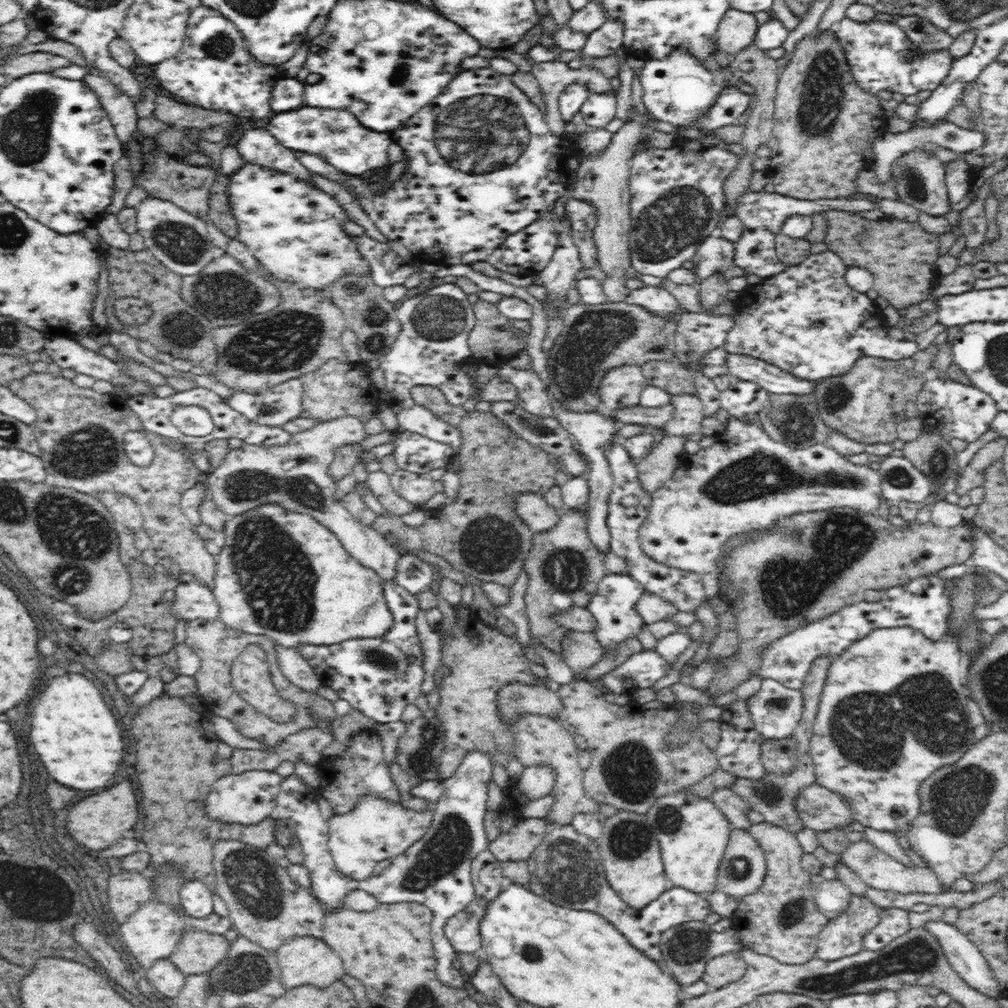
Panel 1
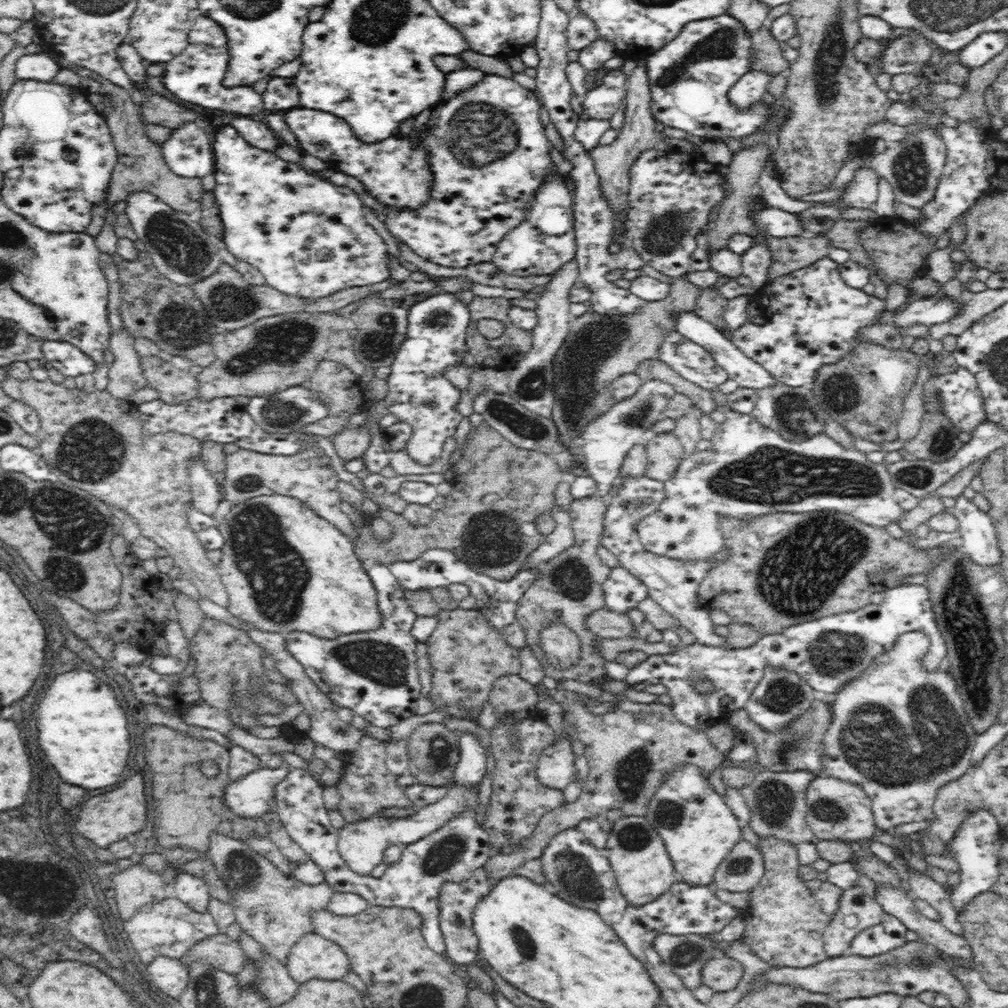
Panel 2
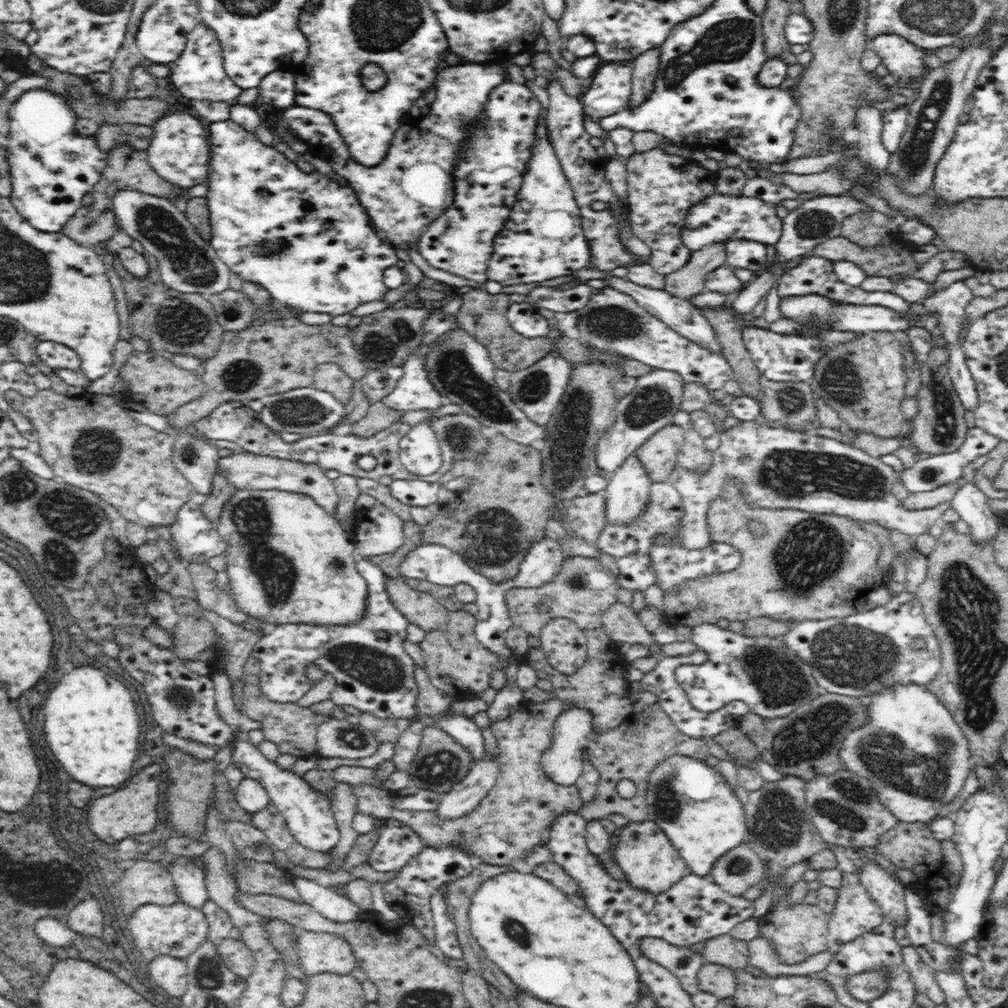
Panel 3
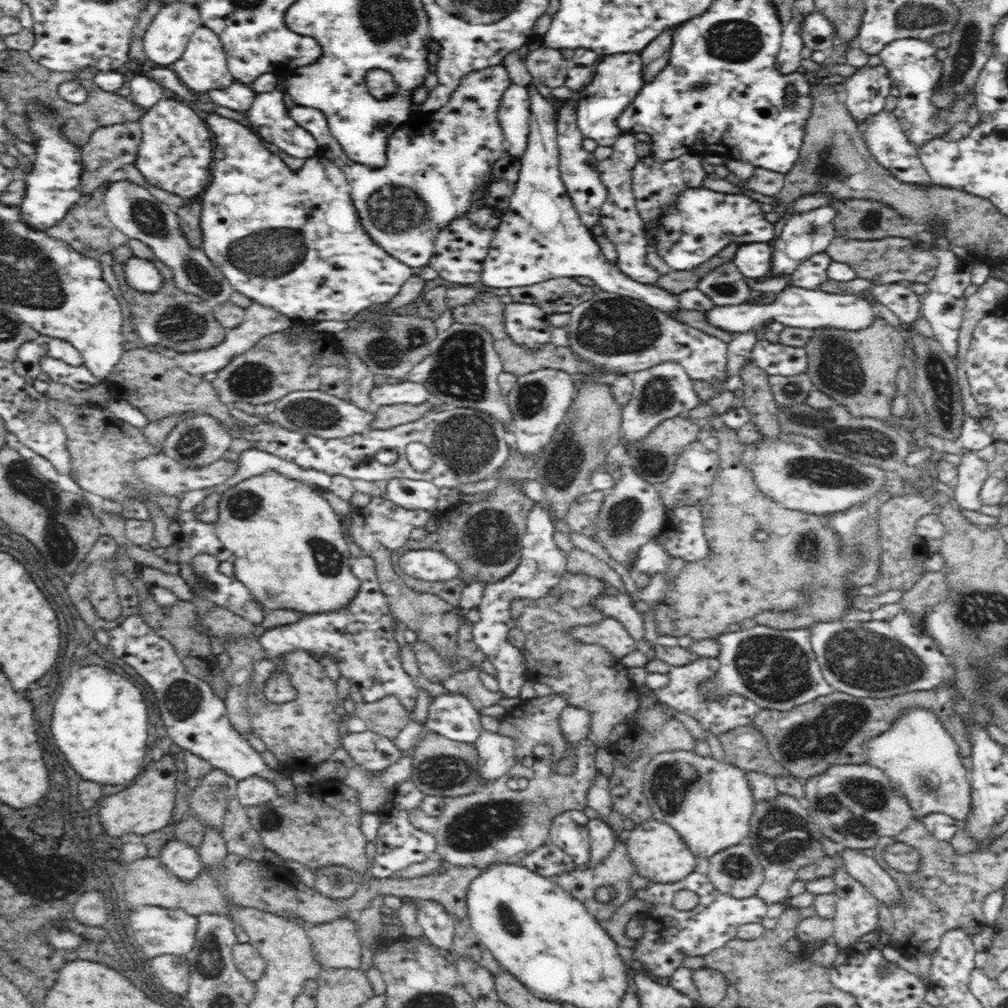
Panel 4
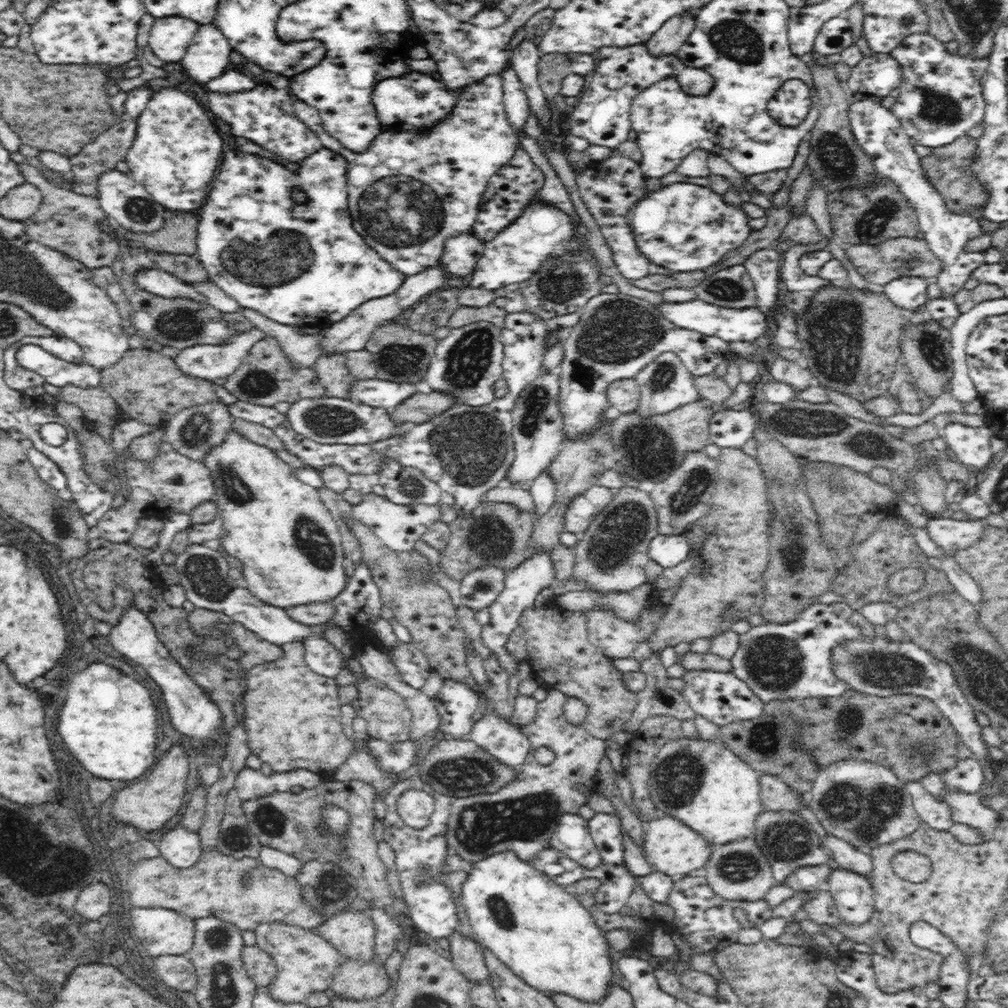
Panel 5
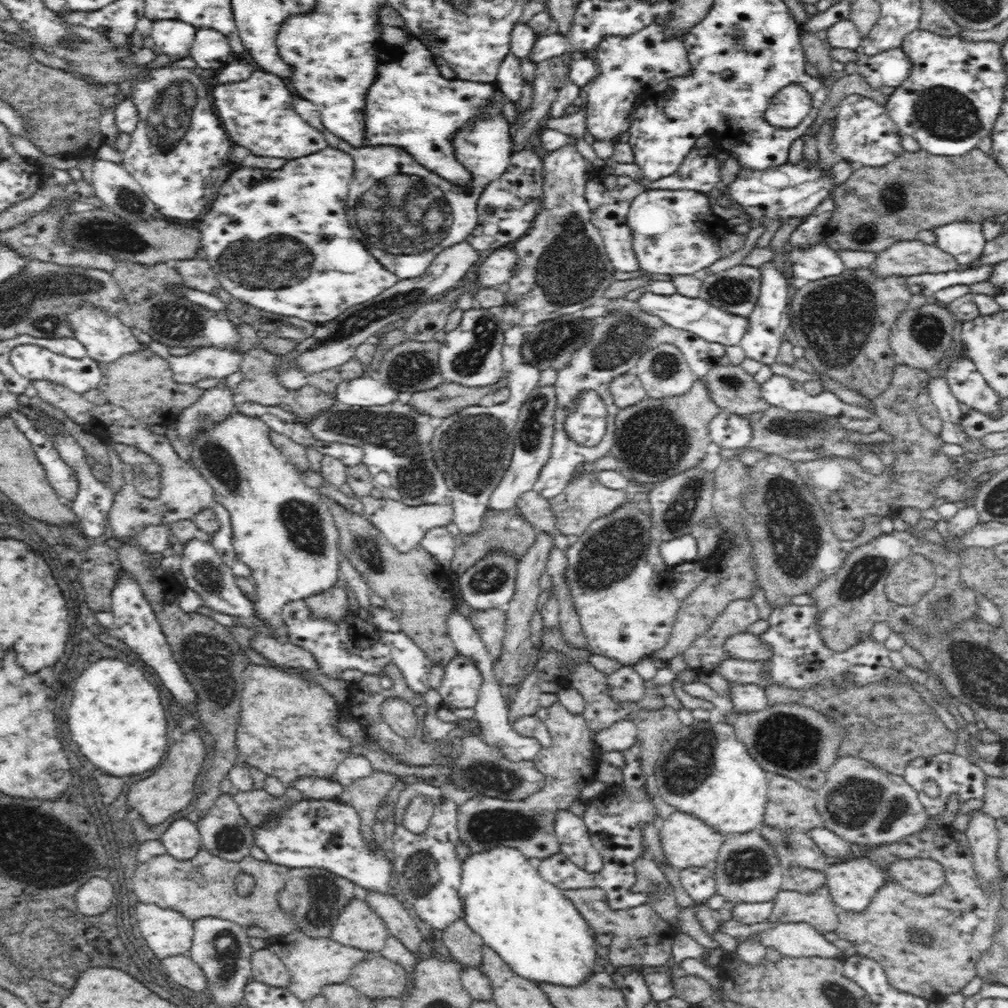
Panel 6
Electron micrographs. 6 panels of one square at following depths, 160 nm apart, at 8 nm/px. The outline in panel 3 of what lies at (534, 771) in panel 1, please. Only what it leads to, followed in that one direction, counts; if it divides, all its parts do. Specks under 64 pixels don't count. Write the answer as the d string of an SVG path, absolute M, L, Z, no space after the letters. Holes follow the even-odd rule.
M573 707L558 716L553 726L552 744L550 748L543 752L540 759L540 765L545 771L545 776L548 780L562 786L575 784L583 771L584 761L582 761L582 754L584 754L591 741L592 732L593 718L592 712L589 710Z

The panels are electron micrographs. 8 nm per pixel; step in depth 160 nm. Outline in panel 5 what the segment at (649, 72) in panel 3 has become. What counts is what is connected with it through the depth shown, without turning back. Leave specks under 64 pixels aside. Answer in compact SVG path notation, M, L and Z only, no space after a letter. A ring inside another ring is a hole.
M686 13L668 19L662 24L662 28L659 28L650 37L650 40L645 42L648 52L652 56L677 54L692 29L696 26L695 19L696 15L688 15Z

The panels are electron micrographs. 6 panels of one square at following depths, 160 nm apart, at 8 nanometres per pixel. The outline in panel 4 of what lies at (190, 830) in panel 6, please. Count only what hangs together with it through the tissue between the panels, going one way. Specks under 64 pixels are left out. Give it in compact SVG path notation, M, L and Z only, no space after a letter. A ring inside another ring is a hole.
M176 838L162 848L158 859L180 880L194 880L204 868L197 850Z

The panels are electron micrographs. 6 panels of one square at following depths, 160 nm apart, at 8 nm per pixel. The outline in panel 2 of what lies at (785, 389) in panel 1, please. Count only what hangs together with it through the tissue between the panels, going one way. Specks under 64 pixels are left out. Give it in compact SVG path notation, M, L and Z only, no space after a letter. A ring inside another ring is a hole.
M694 311L676 314L676 316L674 316L674 323L676 323L676 331L689 340L692 340L692 342L700 344L707 352L710 352L718 366L726 371L728 377L736 381L740 387L756 390L780 384L774 376L770 375L770 372L768 372L762 364L746 356L744 352L741 352L737 346L729 340L728 336L722 334L711 322L704 320L704 318L698 316Z

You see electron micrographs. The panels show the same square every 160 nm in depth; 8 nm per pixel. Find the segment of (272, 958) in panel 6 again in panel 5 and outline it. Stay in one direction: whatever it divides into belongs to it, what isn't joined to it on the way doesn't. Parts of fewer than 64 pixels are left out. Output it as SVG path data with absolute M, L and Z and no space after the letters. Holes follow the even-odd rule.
M257 944L244 945L241 950L241 961L243 968L257 988L270 986L269 984L276 976L277 968L272 957L265 950L262 950Z

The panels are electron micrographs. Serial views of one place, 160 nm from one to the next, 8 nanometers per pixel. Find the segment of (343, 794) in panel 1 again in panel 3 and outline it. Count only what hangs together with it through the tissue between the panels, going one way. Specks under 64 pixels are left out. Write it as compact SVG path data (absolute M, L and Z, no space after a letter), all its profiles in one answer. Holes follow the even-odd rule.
M554 696L542 703L531 701L522 701L508 718L491 723L491 732L496 737L499 748L497 762L499 762L499 776L495 785L490 792L482 799L482 802L476 806L476 810L468 812L466 816L460 818L438 818L433 811L408 811L394 807L392 805L391 790L384 787L385 780L397 769L392 760L385 760L378 764L375 770L374 778L379 780L380 784L360 784L353 786L353 793L357 800L357 812L369 814L378 820L394 818L410 826L414 832L424 839L431 848L440 848L440 846L457 846L466 850L469 854L480 858L483 863L492 864L493 866L506 866L514 862L514 859L523 857L528 850L538 844L543 844L547 839L549 828L556 816L566 812L577 812L584 804L584 800L579 797L578 789L575 784L571 786L562 786L556 784L545 776L545 771L540 765L540 759L543 752L550 748L553 741L553 726L556 719L564 710L562 709L563 701Z

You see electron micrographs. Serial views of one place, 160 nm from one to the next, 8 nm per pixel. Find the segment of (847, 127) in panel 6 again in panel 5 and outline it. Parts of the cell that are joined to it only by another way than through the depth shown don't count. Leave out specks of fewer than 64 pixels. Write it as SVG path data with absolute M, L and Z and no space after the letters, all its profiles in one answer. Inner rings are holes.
M868 98L851 101L848 108L850 117L850 130L856 139L856 143L870 155L872 163L882 177L889 178L905 196L905 199L913 207L917 214L919 230L924 232L925 241L931 251L941 260L942 268L934 279L942 296L931 298L925 302L923 311L926 316L934 319L940 326L950 328L953 322L960 316L958 305L954 301L957 292L964 289L964 282L970 280L971 272L985 263L984 252L964 251L964 244L972 238L982 235L977 218L968 214L952 213L942 195L936 187L928 181L924 175L920 156L915 152L914 143L906 134L902 123L894 116L891 109L880 105L879 99Z

